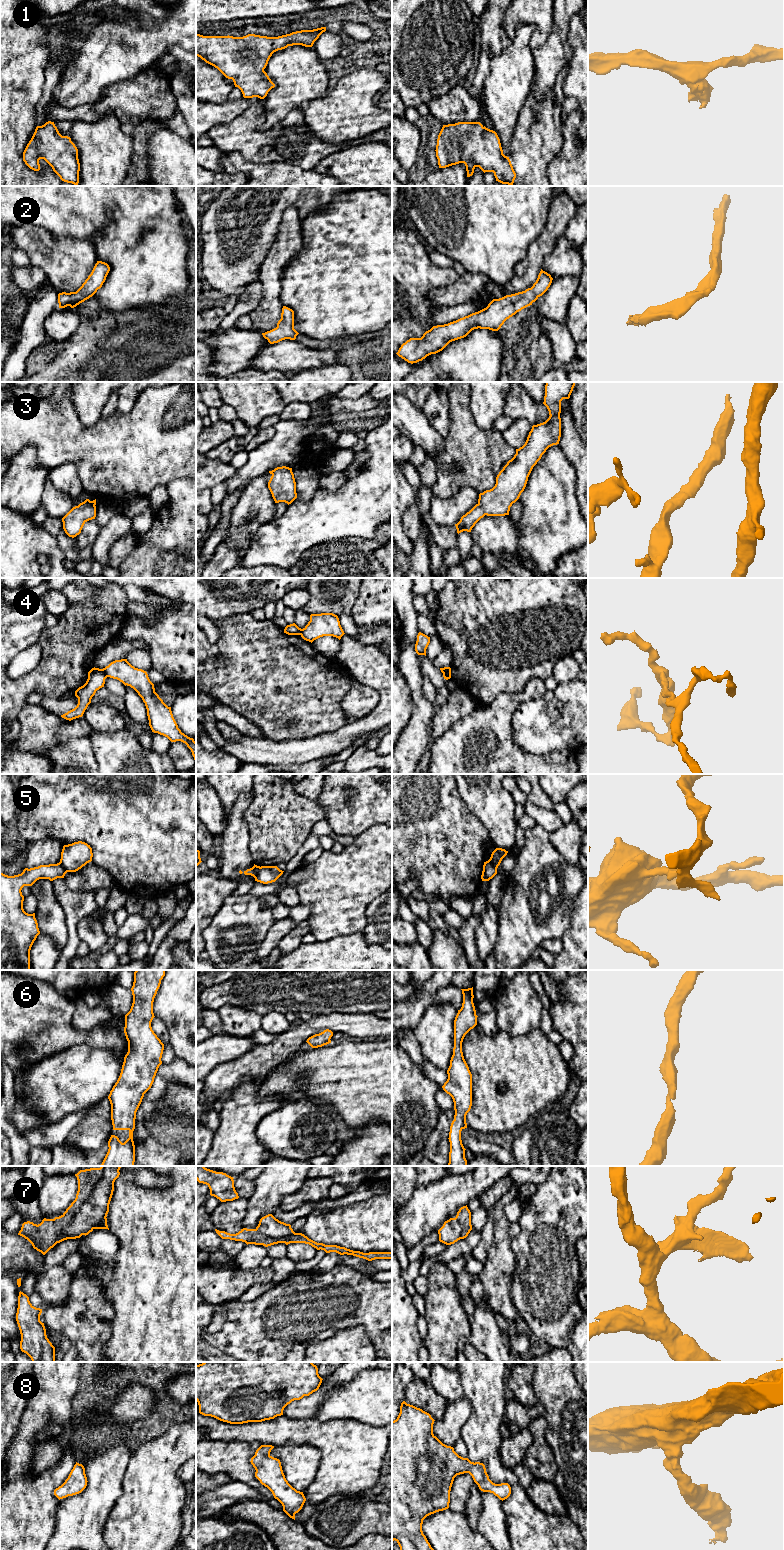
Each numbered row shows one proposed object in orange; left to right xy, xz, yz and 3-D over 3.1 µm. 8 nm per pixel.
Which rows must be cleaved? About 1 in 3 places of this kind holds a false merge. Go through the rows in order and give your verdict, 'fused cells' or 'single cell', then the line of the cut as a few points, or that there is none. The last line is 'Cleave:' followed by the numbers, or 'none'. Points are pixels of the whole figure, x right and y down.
1: single cell; cut none
2: single cell; cut none
3: single cell; cut none
4: fused cells; cut xy (102, 669), (107, 676)
5: fused cells; cut xz (260, 867), (254, 877)
6: single cell; cut none
7: single cell; cut none
8: single cell; cut none
Cleave: 4, 5

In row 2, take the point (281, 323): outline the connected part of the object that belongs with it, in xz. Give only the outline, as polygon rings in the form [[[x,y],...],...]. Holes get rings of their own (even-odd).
[[[283,306],[281,319],[277,323],[277,327],[262,333],[263,337],[270,344],[278,343],[285,339],[295,340],[299,333],[294,329],[294,311]]]

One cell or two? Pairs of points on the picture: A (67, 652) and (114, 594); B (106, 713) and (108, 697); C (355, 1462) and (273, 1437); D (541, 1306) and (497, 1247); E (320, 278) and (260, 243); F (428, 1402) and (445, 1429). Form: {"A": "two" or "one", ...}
{"A": "one", "B": "two", "C": "one", "D": "two", "E": "two", "F": "two"}

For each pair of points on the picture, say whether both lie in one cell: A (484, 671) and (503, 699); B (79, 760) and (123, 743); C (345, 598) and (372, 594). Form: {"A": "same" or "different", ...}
{"A": "different", "B": "different", "C": "different"}

